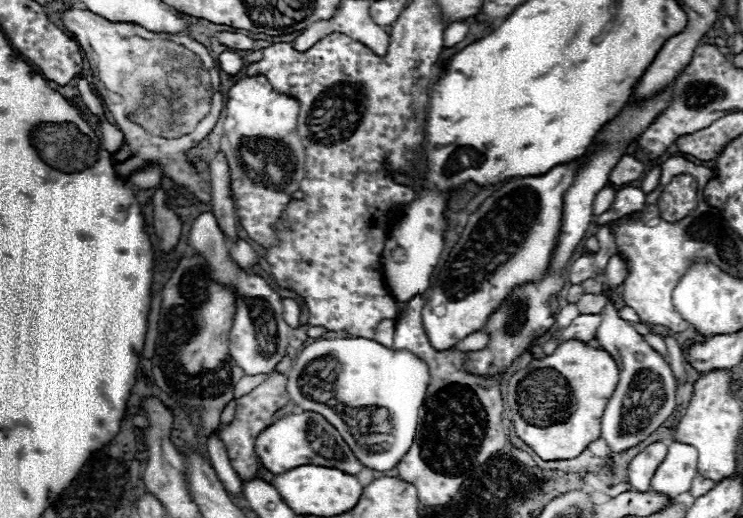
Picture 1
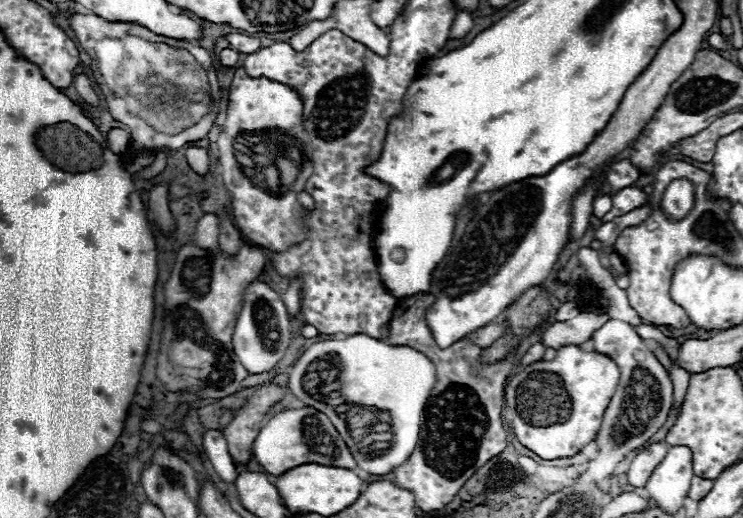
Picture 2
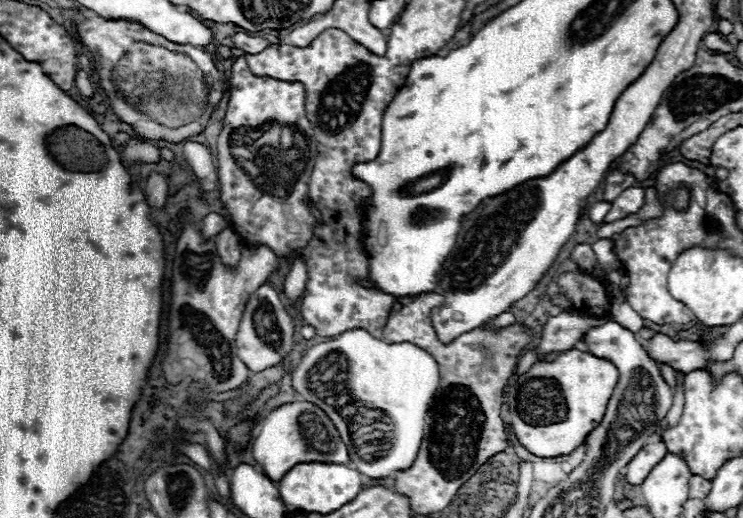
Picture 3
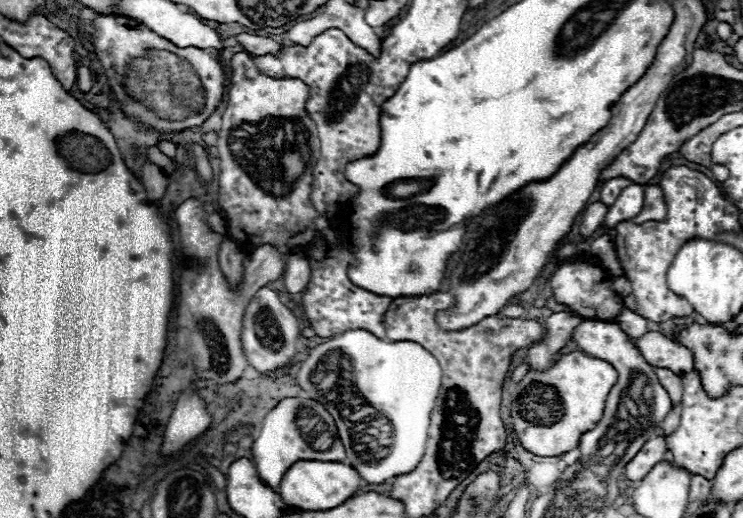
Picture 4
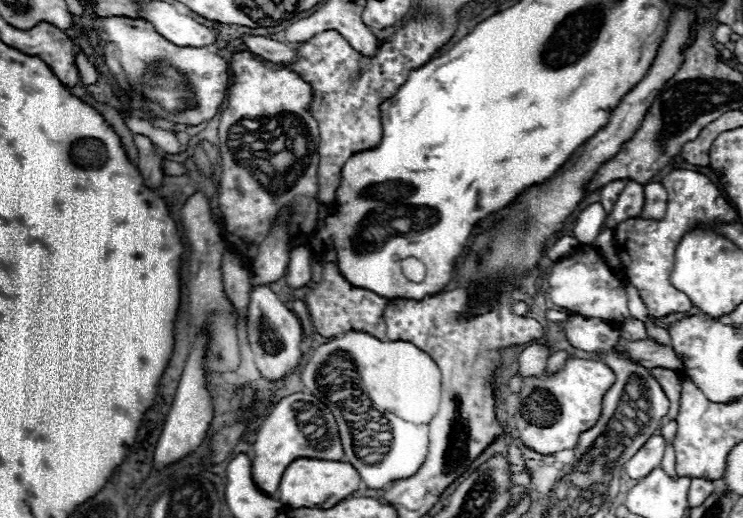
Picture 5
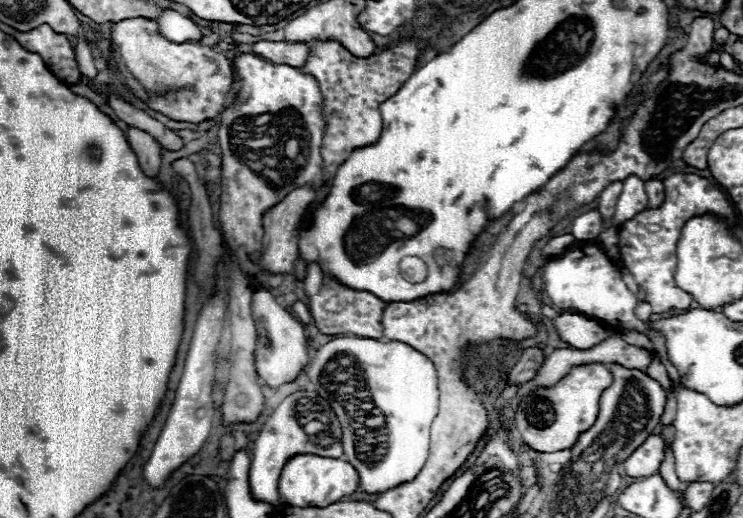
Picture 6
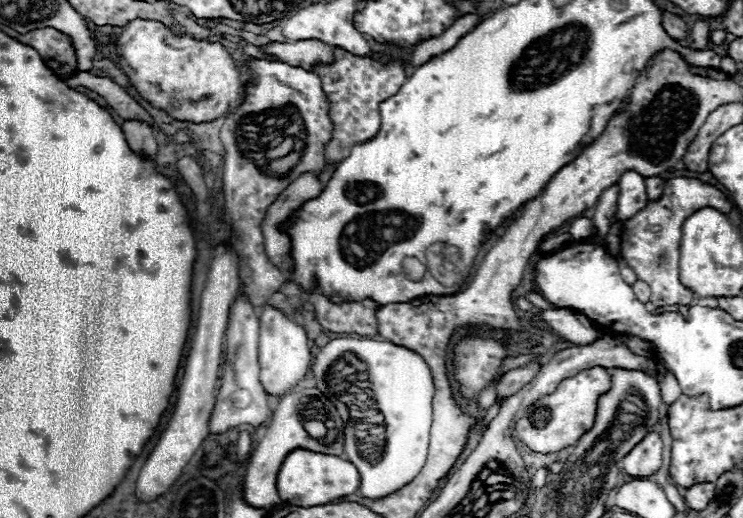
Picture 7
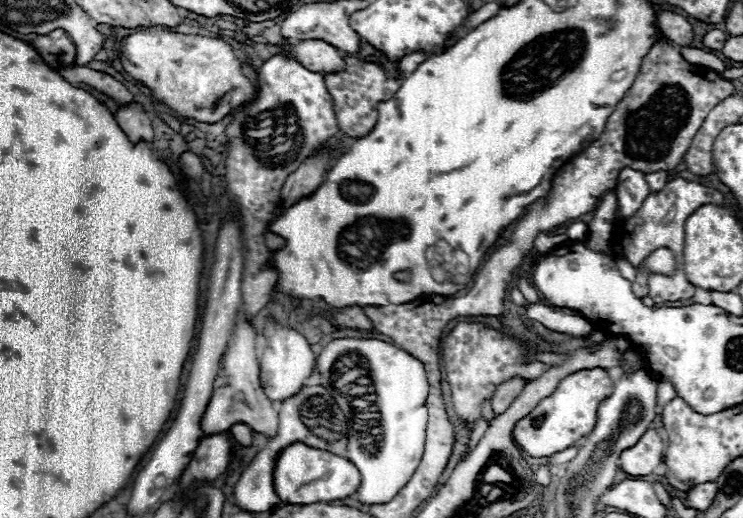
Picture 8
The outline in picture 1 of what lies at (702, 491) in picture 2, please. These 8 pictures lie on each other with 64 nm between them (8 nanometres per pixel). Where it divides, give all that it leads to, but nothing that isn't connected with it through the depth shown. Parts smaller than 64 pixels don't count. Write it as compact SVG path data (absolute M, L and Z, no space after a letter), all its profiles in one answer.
M696 476L694 478L694 482L692 482L692 488L690 488L690 494L694 496L694 498L698 498L698 496L702 496L702 494L706 494L710 488L714 488L716 486L716 482L714 480L710 480L710 478L704 478L704 476Z

